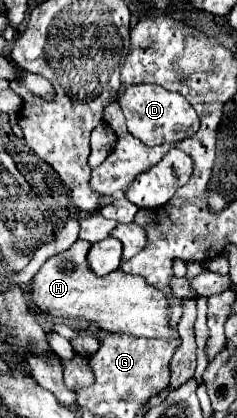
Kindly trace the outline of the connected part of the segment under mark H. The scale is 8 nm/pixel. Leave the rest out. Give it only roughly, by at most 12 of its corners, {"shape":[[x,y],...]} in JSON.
{"shape":[[76,241],[34,275],[32,305],[108,333],[170,337],[140,275],[88,269]]}

